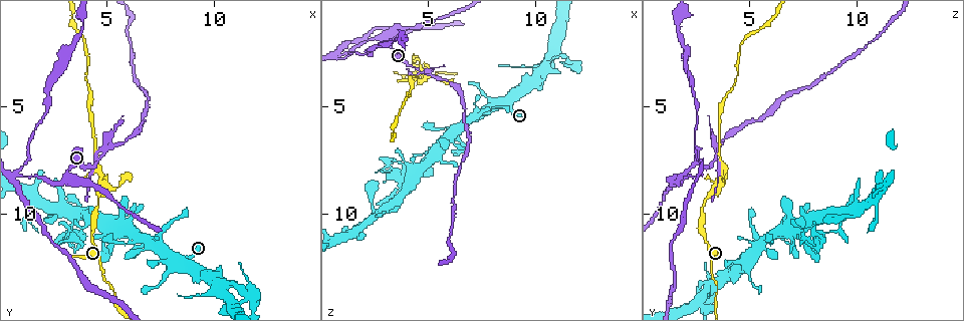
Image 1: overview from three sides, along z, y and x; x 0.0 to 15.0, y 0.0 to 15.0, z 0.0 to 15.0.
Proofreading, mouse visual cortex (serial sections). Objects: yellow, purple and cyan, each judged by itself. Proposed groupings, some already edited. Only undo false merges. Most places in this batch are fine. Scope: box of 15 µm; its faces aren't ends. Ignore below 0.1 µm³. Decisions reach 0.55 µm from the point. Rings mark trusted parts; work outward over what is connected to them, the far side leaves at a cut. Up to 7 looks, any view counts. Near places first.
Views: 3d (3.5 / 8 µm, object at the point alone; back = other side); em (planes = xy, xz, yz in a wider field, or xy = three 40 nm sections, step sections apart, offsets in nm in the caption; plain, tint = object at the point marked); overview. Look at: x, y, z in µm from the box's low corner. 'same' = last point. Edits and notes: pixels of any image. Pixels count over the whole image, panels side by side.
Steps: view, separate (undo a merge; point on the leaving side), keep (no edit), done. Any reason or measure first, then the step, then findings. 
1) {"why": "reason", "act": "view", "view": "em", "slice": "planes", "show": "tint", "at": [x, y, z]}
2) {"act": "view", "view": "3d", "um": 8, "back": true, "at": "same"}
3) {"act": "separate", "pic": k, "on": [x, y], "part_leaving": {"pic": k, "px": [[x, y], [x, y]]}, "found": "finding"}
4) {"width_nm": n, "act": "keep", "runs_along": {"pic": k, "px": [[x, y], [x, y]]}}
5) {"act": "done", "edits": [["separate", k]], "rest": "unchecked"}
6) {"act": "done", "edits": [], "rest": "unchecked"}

{"why": "calibre changes", "act": "view", "view": "em", "slice": "planes", "show": "tint", "at": [3.3, 10.7, 9.1]}

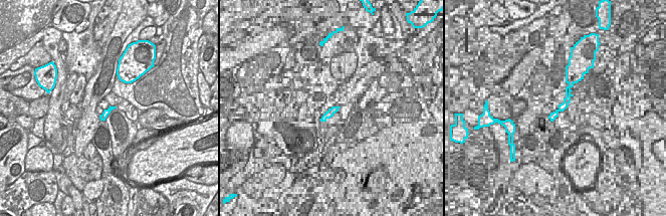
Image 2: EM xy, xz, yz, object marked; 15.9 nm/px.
{"why": "see where the arms go", "act": "view", "view": "3d", "um": 3.5, "back": true, "at": "same"}

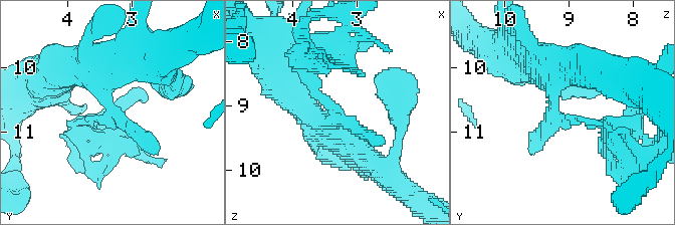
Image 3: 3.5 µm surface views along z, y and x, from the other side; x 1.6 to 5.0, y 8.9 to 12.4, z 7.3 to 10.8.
{"width_nm": 120, "act": "separate", "pic": 3, "on": [95, 129], "part_leaving": {"pic": 3, "px": [[106, 117], [82, 124], [75, 154]]}, "found": "a second cell is stuck on"}

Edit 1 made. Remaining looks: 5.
{"act": "view", "view": "overview"}

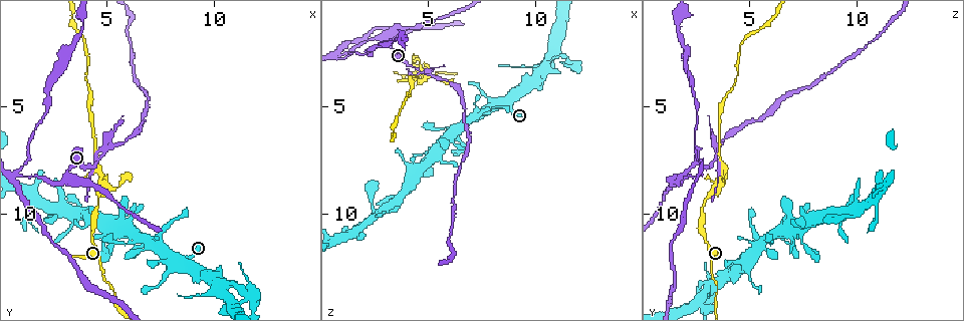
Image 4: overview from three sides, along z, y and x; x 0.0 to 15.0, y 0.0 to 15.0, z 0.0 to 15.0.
{"why": "two arms in line, one across", "act": "view", "view": "3d", "um": 3.5, "at": [3.1, 8.3, 1.7]}

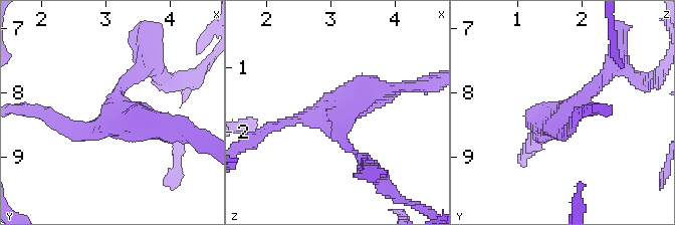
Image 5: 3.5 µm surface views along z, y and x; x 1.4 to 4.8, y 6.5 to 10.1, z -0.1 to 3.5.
{"why": "need the tissue", "act": "view", "view": "em", "slice": "xy", "step": 3, "show": "tint", "at": [3.10, 8.35, 1.75]}

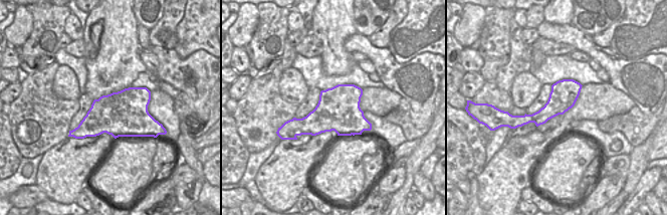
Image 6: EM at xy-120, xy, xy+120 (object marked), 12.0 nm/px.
{"arm_widths_nm": [150, 150, 400], "act": "keep", "runs_along": {"pic": 5, "px": [[137, 73], [99, 130], [56, 117]]}, "found": "continuous, no second cell"}

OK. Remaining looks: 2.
{"why": "branch point", "act": "view", "view": "3d", "um": 8, "at": [4.8, 7.2, 3.5]}

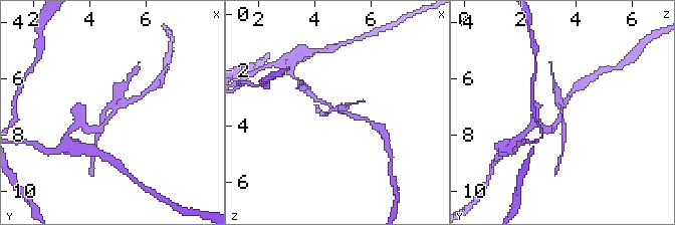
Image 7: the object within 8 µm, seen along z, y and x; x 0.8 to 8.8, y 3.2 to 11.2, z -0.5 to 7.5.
{"why": "shape alone is not enough", "act": "view", "view": "em", "slice": "planes", "show": "tint", "at": [4.8, 7.2, 3.5]}

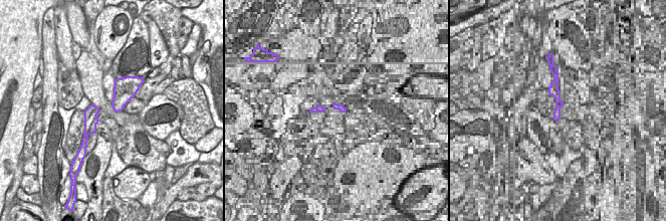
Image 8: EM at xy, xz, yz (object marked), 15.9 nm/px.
{"width_nm": 240, "act": "separate", "pic": 7, "on": [124, 84], "found": "two cells meet here"}

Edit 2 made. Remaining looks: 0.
{"act": "done", "edits": [["separate", 3], ["separate", 7]], "rest": "unchecked"}

